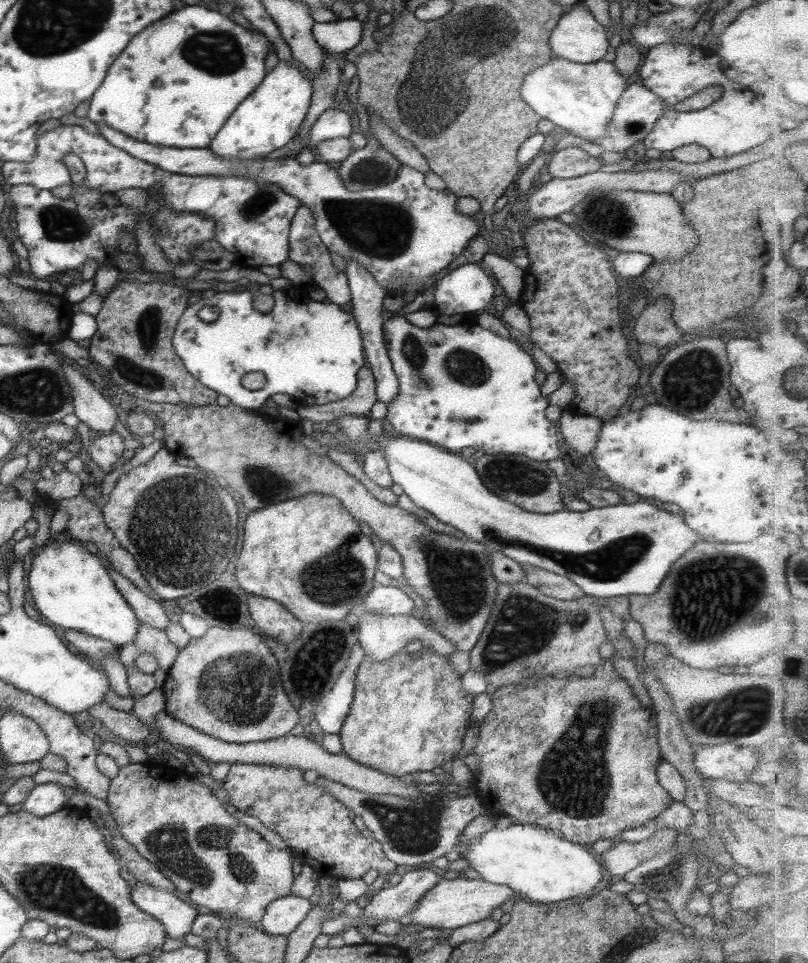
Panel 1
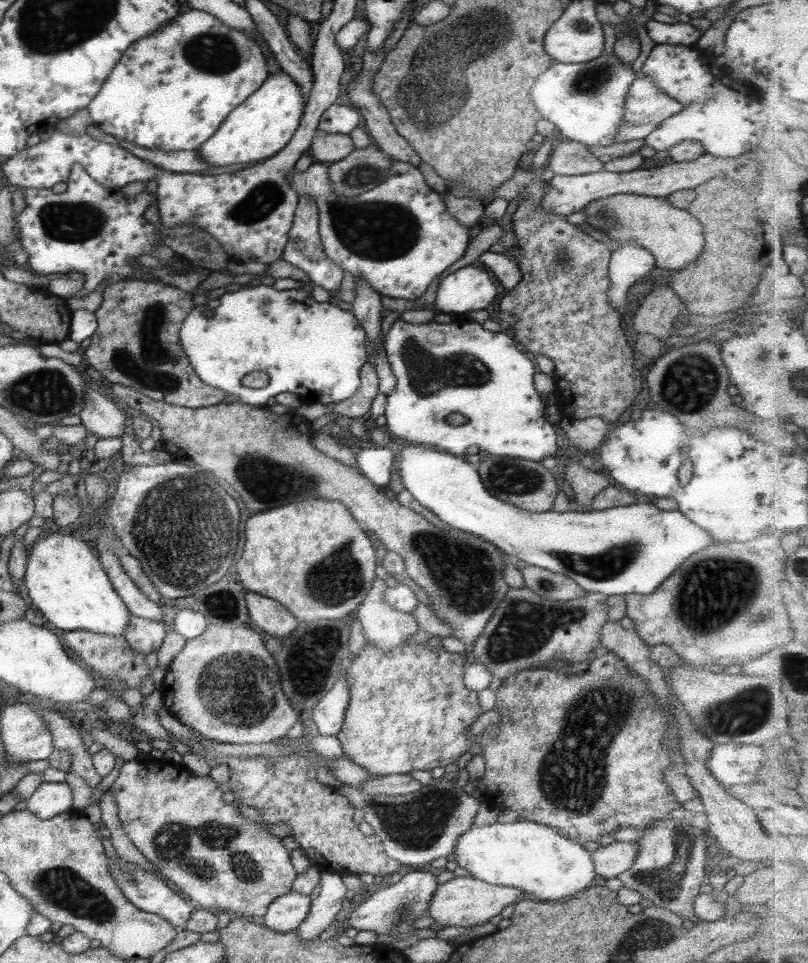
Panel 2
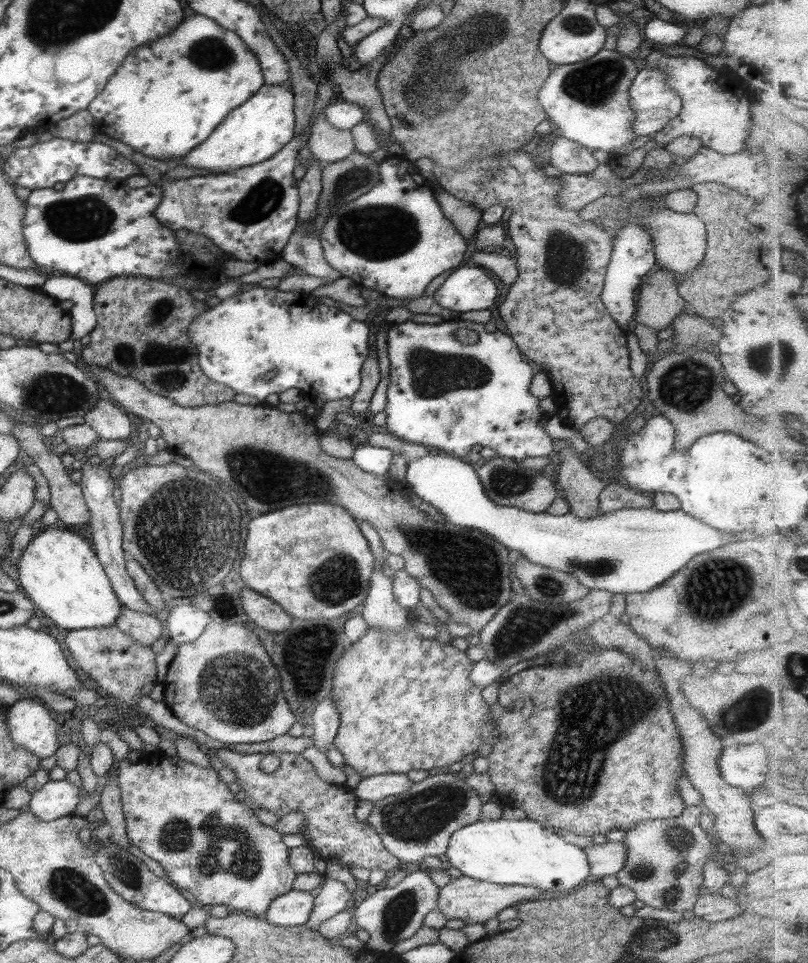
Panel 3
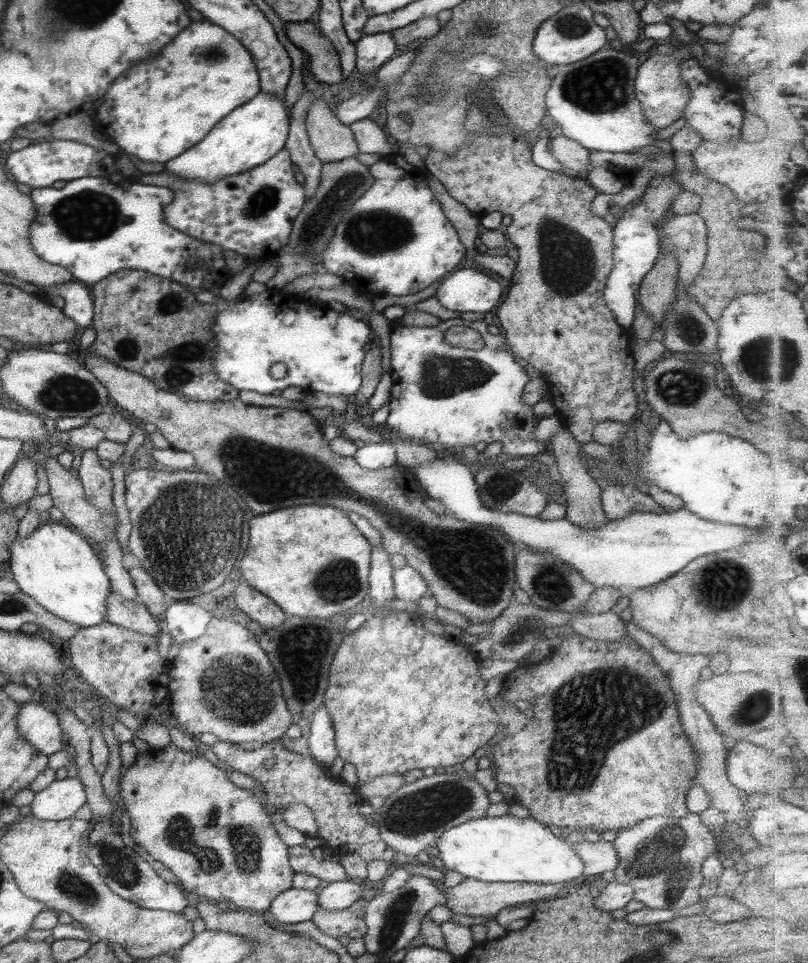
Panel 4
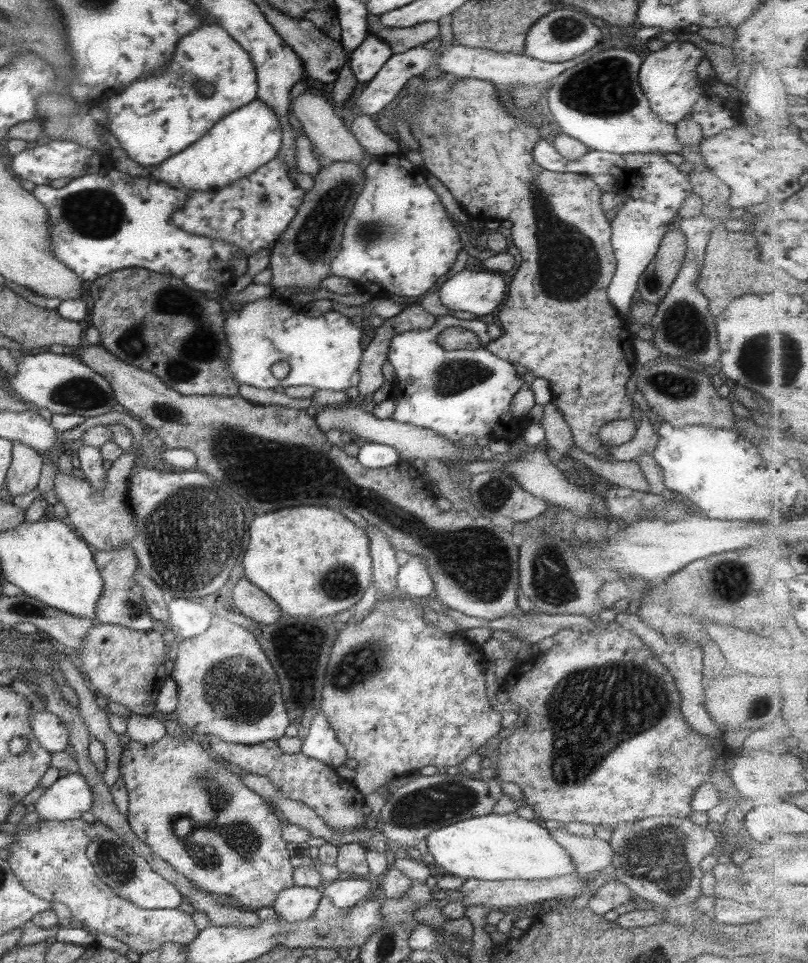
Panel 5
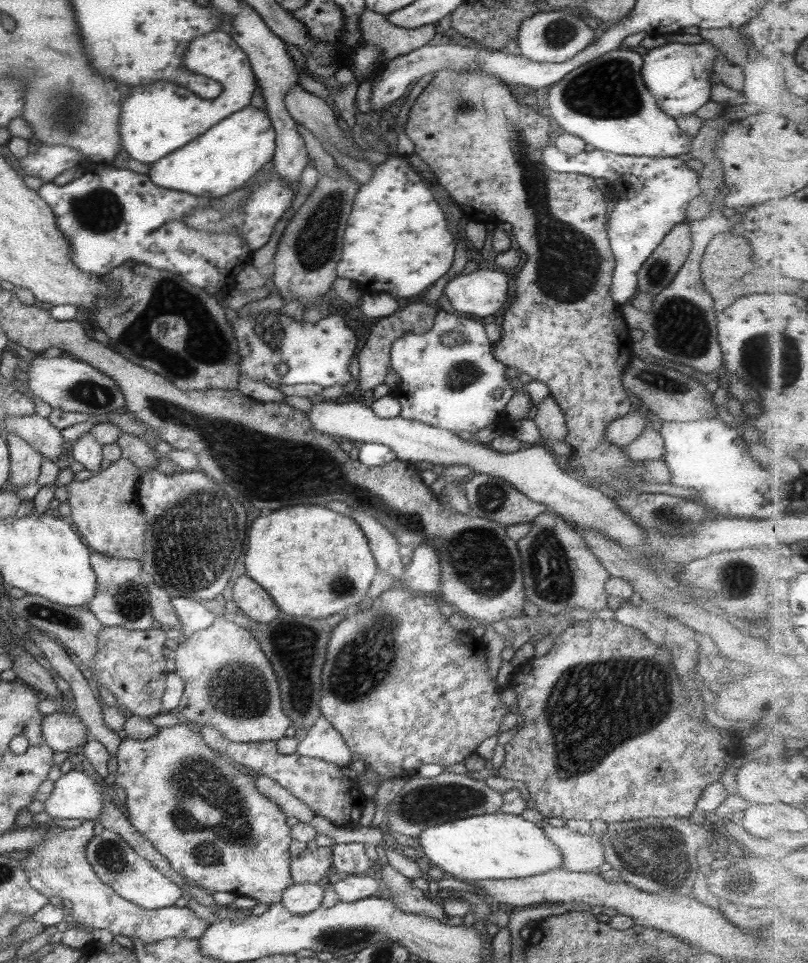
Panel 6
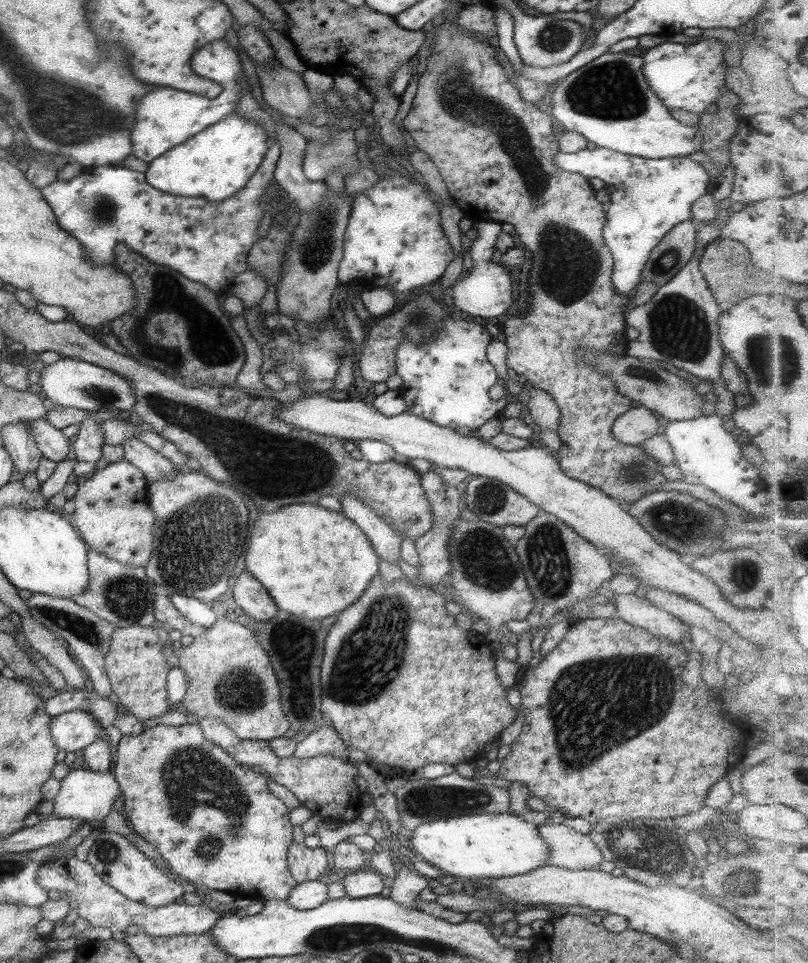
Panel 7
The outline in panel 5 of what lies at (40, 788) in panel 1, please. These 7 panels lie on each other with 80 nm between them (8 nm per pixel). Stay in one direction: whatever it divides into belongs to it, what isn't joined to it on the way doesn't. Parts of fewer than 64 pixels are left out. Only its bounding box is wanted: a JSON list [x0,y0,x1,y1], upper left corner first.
[34,770,93,821]

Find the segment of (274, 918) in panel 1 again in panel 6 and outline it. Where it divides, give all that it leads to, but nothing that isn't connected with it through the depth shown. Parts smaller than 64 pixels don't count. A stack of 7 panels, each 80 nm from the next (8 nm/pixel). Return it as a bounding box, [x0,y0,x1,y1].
[280,884,324,916]

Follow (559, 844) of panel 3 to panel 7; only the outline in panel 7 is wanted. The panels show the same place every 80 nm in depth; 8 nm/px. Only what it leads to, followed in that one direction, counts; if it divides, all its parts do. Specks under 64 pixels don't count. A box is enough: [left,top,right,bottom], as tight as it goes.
[405,812,549,885]

